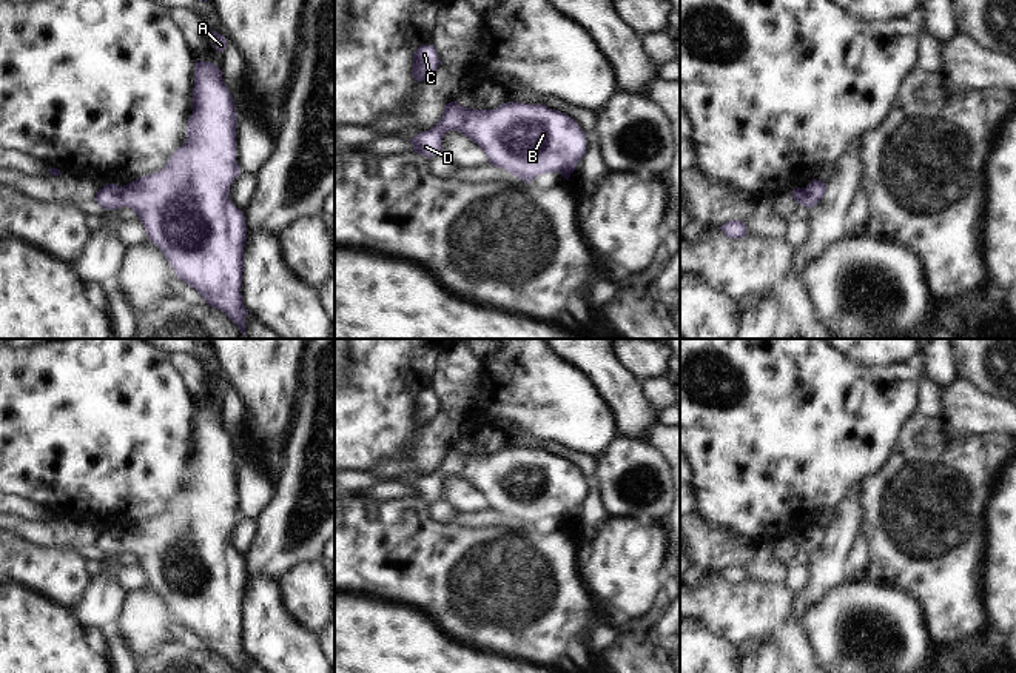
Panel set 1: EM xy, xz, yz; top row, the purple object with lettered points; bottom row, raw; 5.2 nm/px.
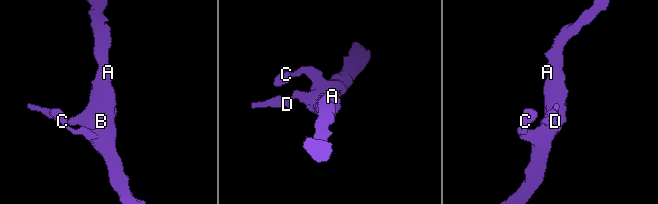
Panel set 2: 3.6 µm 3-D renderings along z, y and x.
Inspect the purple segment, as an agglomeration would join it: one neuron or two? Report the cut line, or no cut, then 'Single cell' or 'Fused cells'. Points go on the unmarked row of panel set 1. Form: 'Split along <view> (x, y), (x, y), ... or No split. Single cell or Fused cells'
No split. Single cell.

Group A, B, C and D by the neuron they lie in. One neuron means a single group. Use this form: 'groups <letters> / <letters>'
groups A B C D

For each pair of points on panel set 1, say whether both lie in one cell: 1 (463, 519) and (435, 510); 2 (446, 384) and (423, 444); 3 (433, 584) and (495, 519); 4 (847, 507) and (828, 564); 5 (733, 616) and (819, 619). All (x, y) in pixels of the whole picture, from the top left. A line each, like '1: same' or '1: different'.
1: same
2: same
3: different
4: same
5: different

